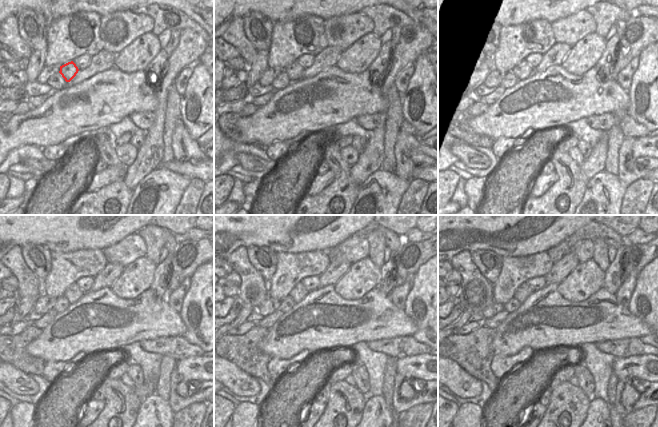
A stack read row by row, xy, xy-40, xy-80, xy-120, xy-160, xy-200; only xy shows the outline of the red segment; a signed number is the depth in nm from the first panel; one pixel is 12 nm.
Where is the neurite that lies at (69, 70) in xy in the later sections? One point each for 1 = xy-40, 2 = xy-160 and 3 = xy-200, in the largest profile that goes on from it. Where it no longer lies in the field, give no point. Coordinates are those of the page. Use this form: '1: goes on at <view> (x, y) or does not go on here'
1: goes on at xy-40 (295, 70)
2: goes on at xy-160 (298, 293)
3: goes on at xy-200 (524, 290)

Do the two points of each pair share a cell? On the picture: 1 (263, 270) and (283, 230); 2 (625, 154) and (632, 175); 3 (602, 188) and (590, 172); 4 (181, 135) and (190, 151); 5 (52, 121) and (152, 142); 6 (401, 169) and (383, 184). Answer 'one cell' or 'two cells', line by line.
1: two cells
2: one cell
3: two cells
4: one cell
5: two cells
6: two cells

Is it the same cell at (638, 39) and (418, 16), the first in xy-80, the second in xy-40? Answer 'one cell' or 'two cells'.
two cells

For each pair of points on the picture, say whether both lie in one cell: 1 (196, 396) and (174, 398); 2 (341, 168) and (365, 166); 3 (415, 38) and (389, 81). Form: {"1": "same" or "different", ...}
{"1": "same", "2": "different", "3": "same"}

